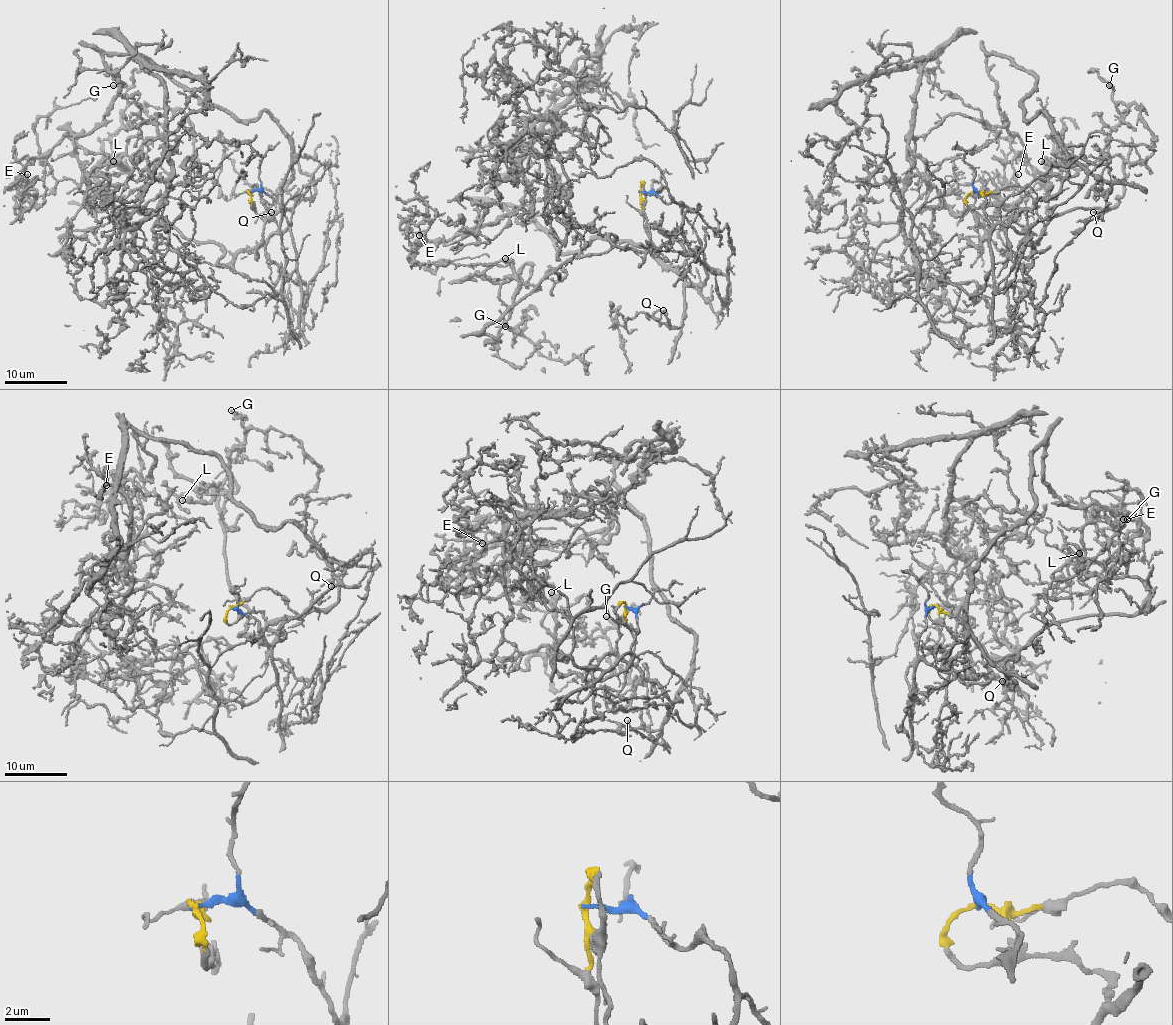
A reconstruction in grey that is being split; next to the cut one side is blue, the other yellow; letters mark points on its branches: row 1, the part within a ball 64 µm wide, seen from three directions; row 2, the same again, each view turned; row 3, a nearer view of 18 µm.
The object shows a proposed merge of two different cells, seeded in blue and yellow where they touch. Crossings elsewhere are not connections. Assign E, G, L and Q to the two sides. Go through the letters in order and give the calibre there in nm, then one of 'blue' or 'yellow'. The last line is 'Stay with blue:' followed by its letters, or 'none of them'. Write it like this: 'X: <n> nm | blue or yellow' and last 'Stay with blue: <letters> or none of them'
E: 200 nm | yellow
G: 240 nm | blue
L: 550 nm | blue
Q: 220 nm | yellow
Stay with blue: G, L

